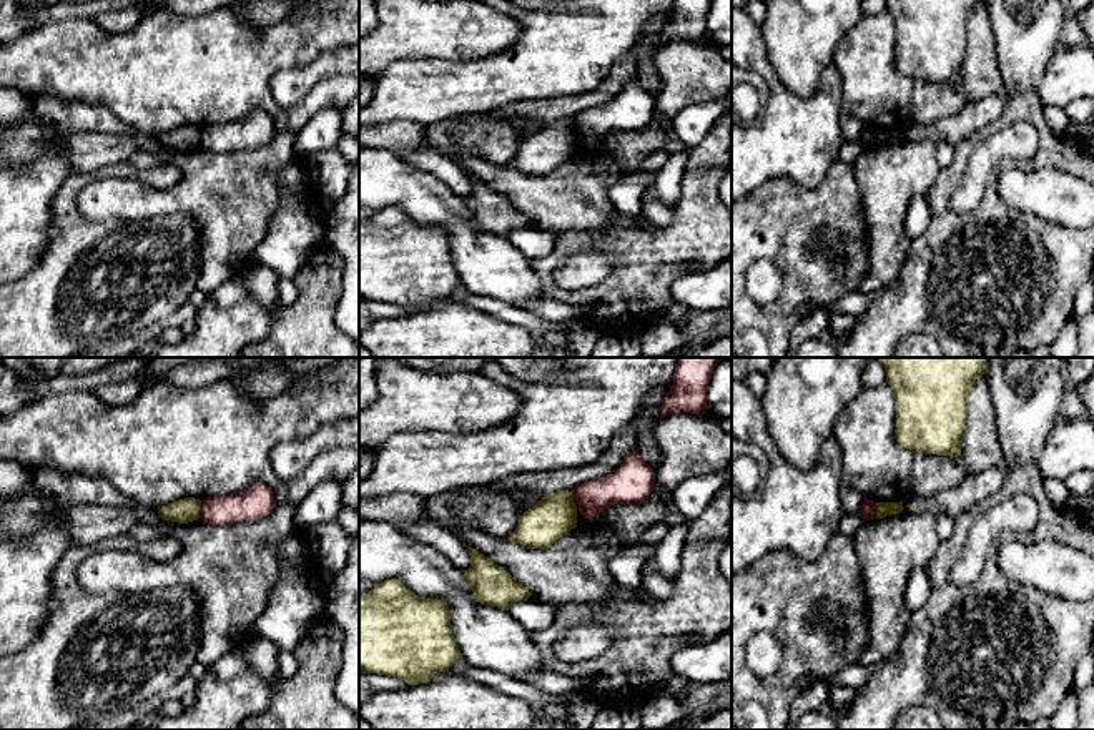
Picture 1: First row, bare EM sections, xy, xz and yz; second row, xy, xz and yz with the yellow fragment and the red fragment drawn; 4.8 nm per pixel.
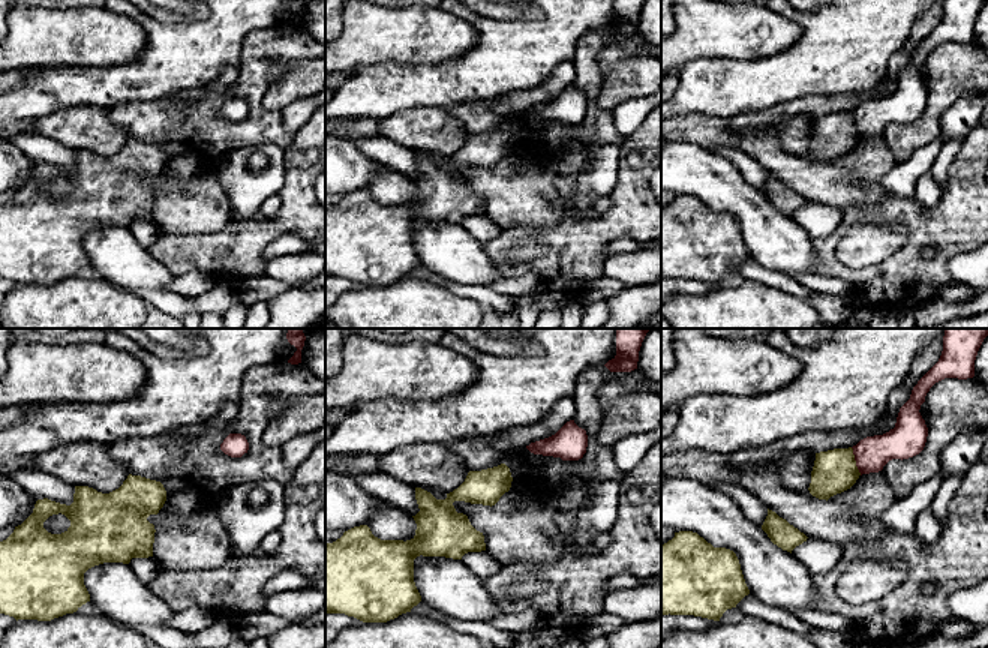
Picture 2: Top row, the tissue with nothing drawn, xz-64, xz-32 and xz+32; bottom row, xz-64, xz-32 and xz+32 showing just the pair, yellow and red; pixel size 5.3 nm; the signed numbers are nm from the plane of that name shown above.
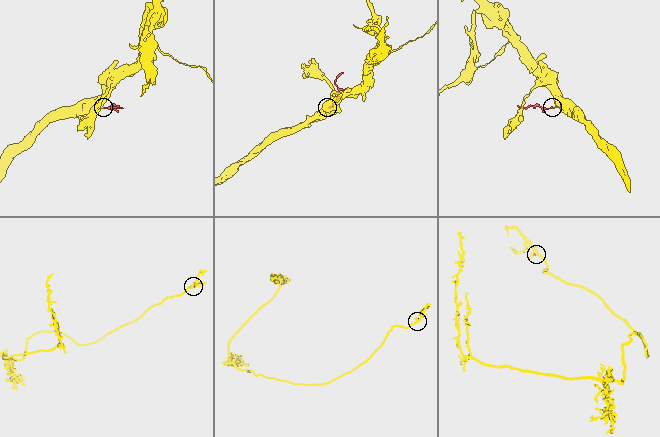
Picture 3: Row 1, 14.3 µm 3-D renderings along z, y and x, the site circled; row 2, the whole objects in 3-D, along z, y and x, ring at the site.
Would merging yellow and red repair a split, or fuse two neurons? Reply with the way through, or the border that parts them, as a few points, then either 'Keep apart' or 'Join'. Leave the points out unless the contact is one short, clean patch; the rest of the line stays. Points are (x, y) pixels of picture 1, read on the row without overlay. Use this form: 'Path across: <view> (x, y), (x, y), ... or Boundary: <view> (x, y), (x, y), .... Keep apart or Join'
Boundary: xy (202, 128), (198, 145). Keep apart

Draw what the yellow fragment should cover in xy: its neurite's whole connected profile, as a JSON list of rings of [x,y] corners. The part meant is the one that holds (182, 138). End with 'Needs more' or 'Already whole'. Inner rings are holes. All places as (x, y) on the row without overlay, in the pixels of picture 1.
[[[195,125],[178,126],[158,136],[163,148],[188,151],[200,146],[201,128]]]. Already whole

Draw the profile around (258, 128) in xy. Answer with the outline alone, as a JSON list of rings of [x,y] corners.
[[[254,111],[234,123],[206,125],[201,128],[200,146],[206,151],[228,153],[266,145],[276,125],[266,111]]]

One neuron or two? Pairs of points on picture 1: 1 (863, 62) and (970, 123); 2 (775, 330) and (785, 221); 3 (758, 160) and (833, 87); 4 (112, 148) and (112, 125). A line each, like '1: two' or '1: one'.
1: two
2: one
3: one
4: two

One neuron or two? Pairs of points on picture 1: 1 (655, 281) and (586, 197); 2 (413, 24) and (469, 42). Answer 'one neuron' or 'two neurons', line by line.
1: two neurons
2: one neuron

